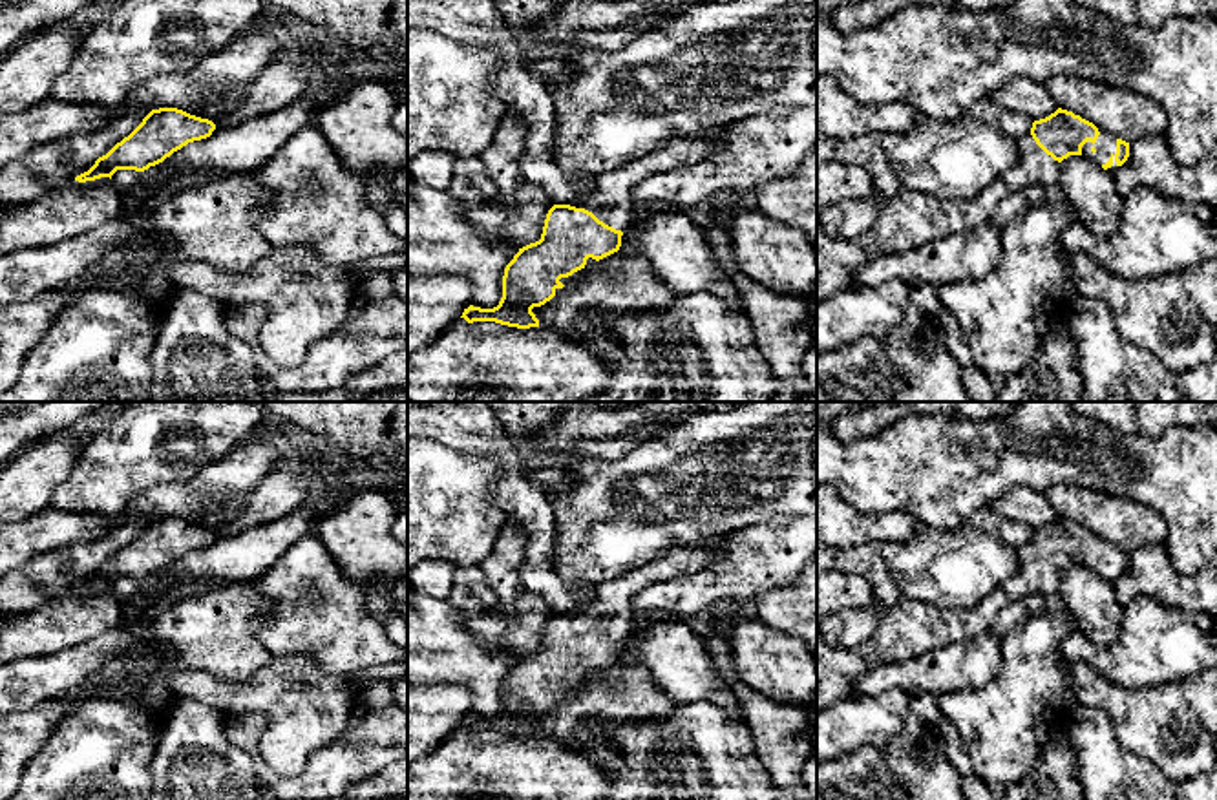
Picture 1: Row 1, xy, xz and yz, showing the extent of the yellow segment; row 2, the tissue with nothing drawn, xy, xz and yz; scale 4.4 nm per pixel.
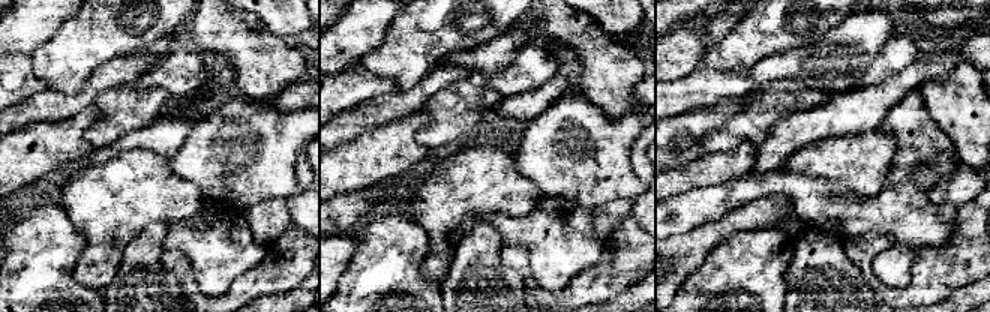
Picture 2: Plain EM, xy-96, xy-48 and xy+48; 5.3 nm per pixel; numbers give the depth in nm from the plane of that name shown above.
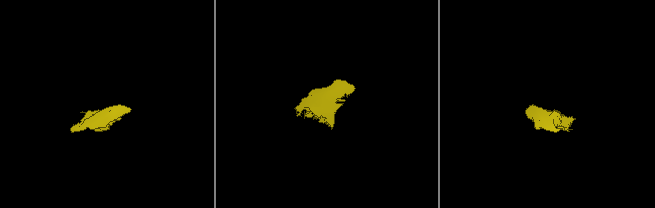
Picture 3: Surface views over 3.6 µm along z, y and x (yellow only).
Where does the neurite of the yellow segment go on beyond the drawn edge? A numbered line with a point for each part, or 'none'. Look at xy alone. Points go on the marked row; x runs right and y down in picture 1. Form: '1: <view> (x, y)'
1: xy (126, 181)

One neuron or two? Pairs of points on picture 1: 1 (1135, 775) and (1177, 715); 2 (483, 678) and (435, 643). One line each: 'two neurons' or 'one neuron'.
1: two neurons
2: one neuron

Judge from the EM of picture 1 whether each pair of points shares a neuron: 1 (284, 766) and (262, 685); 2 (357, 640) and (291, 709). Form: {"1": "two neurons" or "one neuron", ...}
{"1": "one neuron", "2": "two neurons"}

